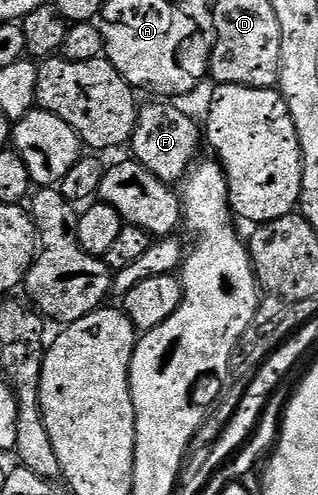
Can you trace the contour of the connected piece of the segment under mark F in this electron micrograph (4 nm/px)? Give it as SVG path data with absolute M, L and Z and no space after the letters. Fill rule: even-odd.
M152 101L139 108L130 140L131 158L142 164L154 177L169 185L176 185L187 175L197 158L196 149L202 141L202 131L180 107L171 107L168 101ZM196 155L196 156L195 156Z

